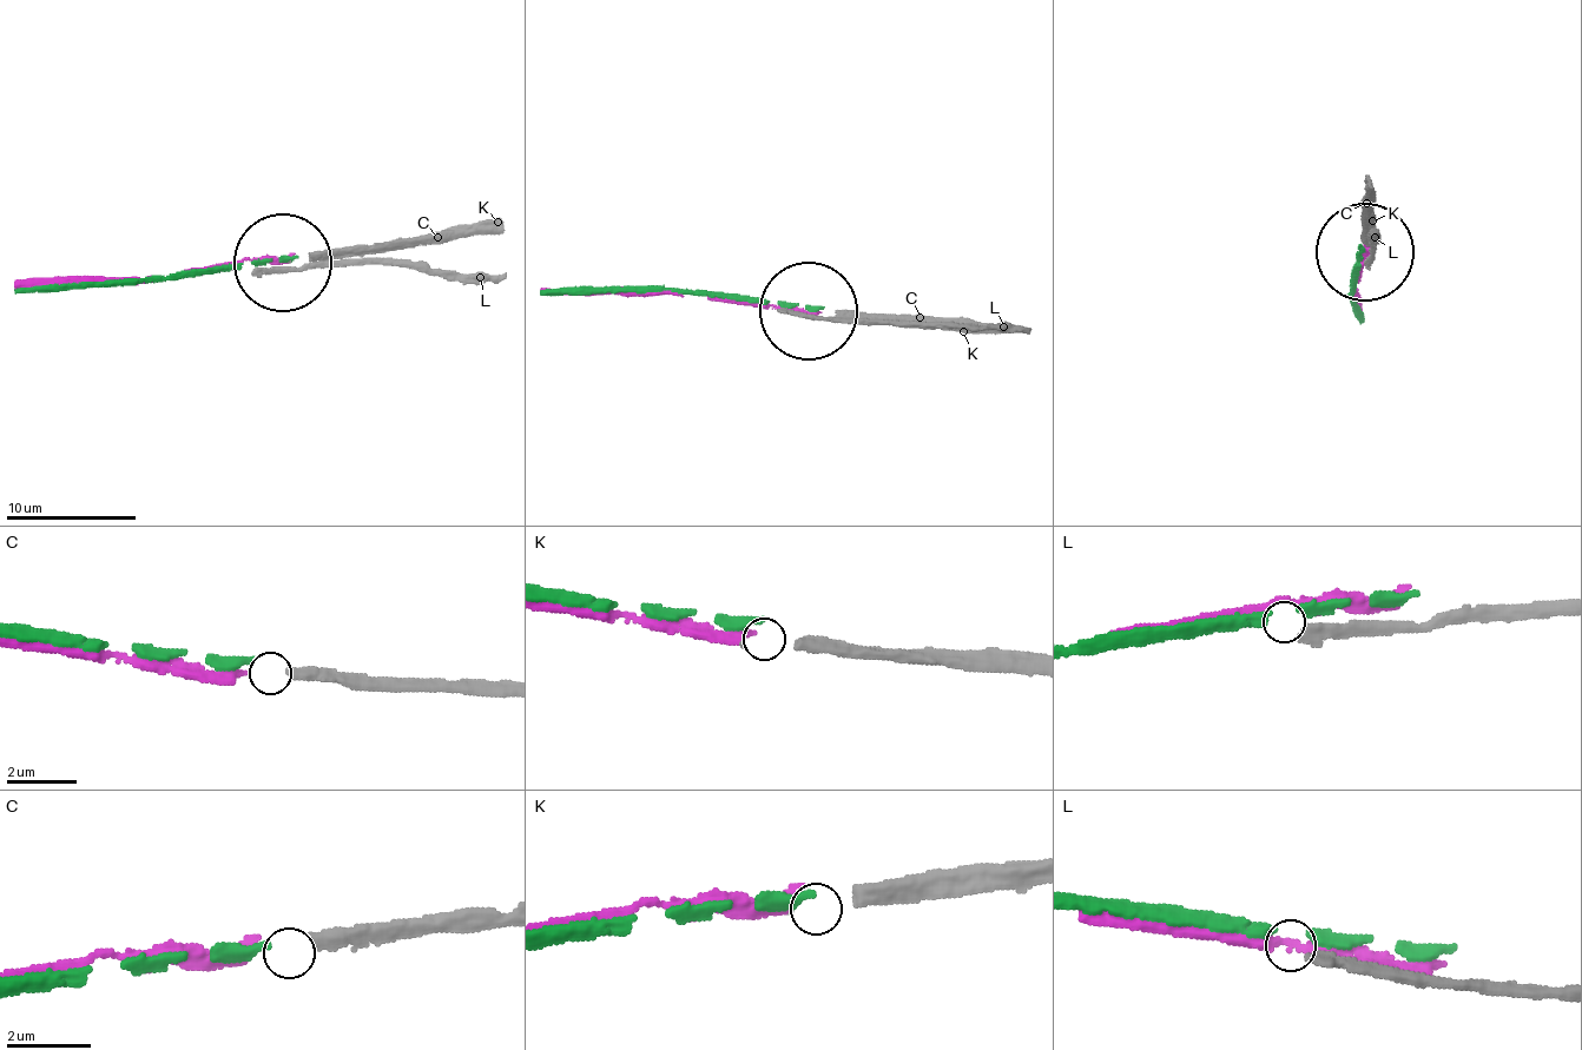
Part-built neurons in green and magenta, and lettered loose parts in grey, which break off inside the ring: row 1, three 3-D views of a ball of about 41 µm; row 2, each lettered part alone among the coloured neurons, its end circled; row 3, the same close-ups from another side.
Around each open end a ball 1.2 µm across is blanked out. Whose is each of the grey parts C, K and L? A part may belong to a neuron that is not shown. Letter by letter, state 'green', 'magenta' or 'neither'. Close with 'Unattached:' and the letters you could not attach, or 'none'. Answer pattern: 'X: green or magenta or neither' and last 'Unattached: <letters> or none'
C: green
K: magenta
L: neither
Unattached: L

